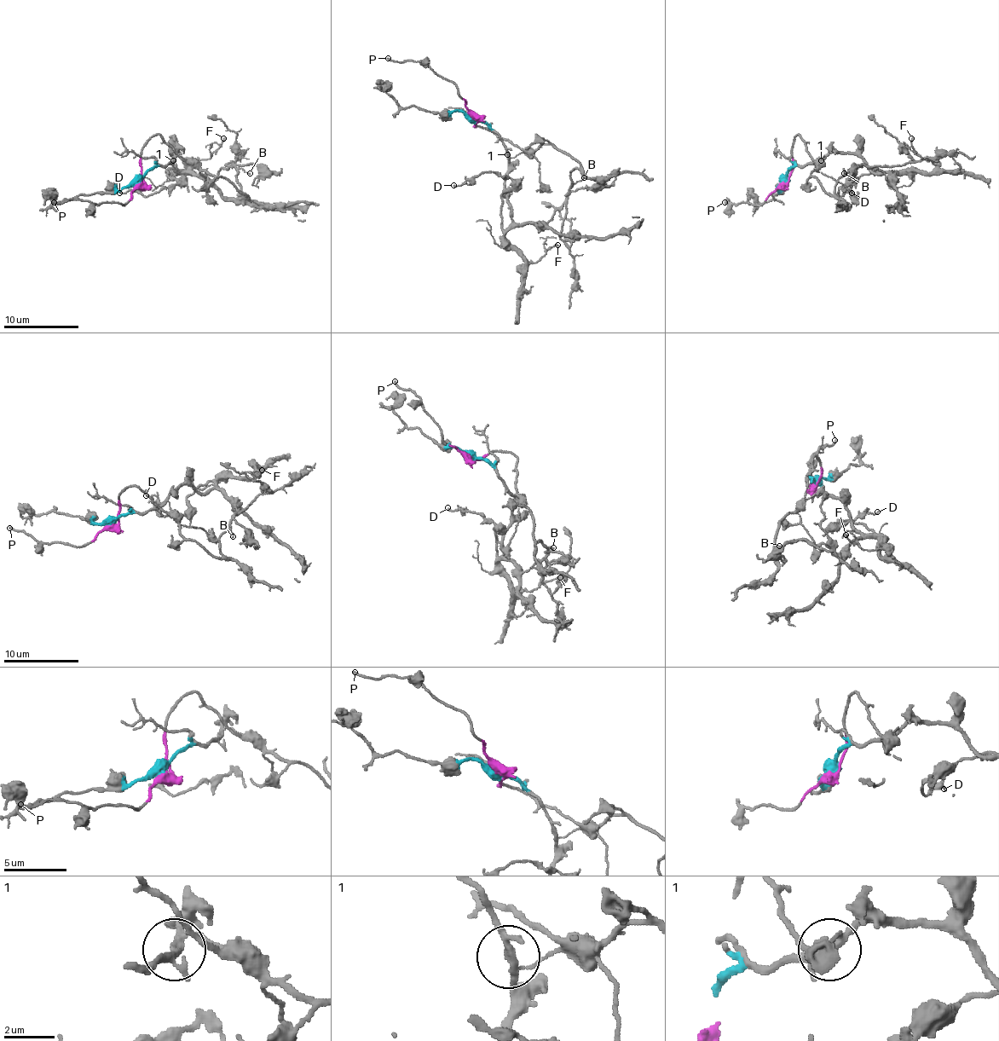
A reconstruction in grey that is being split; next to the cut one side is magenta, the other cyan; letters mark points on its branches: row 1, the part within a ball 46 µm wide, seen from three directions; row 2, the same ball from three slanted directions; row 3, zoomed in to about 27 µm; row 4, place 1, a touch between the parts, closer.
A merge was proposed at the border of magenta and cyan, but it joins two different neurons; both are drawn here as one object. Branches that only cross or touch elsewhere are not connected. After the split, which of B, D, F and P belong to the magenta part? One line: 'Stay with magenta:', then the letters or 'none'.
Stay with magenta: B, P

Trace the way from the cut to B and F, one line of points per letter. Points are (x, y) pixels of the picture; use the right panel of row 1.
B: (784, 182), (797, 134), (814, 160), (811, 175), (827, 192), (833, 193), (850, 168), (844, 173)
F: (784, 182), (795, 165), (831, 153), (855, 153), (876, 173), (928, 173), (936, 165), (914, 149), (912, 137)

